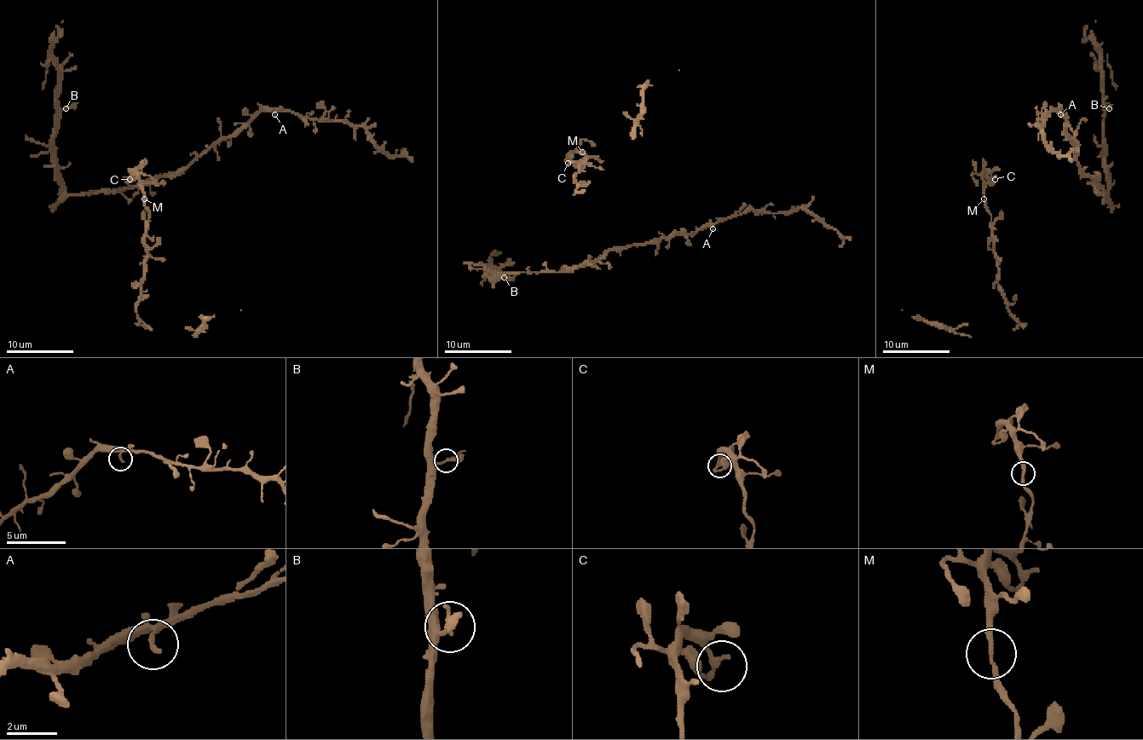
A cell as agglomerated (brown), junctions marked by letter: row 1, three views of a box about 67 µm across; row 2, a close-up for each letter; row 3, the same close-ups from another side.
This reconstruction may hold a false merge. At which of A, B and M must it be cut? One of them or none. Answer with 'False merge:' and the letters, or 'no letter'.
False merge: no letter

